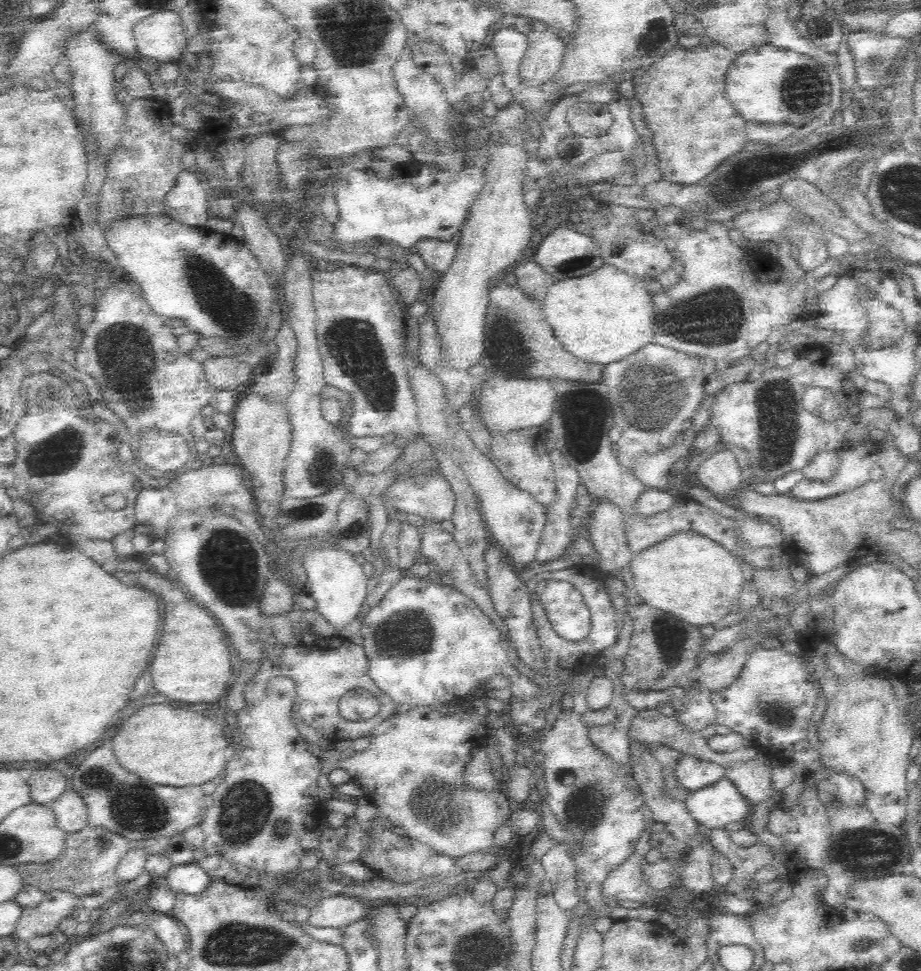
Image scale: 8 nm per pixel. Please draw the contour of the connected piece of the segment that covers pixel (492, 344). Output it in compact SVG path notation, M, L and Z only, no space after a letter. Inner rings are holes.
M498 278L492 283L488 294L485 316L485 349L480 364L486 367L490 376L503 378L558 378L564 380L602 381L602 365L590 364L570 356L562 350L552 327L540 314L540 302L530 297L518 287Z

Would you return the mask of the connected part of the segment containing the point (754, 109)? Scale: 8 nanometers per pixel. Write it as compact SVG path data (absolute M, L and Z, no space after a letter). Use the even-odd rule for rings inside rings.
M764 44L738 56L726 74L726 96L745 121L778 124L788 122L796 126L808 124L828 110L831 104L829 72L820 62L808 55L774 48Z

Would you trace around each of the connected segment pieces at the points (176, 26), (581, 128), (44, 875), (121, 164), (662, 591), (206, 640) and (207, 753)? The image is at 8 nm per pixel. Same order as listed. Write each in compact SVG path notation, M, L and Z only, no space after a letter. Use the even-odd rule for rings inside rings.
M161 10L138 21L132 30L137 54L159 62L181 60L186 53L187 38L177 12Z
M575 102L568 108L566 121L572 132L582 140L607 136L613 123L609 106L592 102Z
M87 824L78 832L66 834L64 842L62 853L50 862L16 865L23 882L35 886L45 893L51 890L61 890L76 894L81 899L93 892L101 893L110 886L122 884L116 875L116 866L133 846L132 842L124 836Z
M124 97L126 122L122 125L122 136L118 148L114 150L114 158L108 160L106 182L102 185L97 204L100 210L98 221L104 230L111 226L116 216L164 213L168 190L174 186L178 175L186 170L182 157L188 147L172 138L168 122L158 119L154 100L150 99Z
M680 530L680 532L670 534L670 538L634 555L629 564L629 570L633 575L633 591L636 600L668 612L678 617L680 621L700 628L713 625L731 614L732 606L737 604L741 592L748 586L742 573L741 563L742 561L736 555L711 538L693 530Z
M146 568L140 570L144 570L138 574L140 586L158 596L162 618L166 618L162 638L158 638L154 660L150 664L154 688L170 700L188 704L216 702L226 692L230 676L234 676L230 664L232 648L226 634L204 607L195 601L190 602L190 598L182 598L184 590L176 588L177 582L170 582L160 574L146 572Z
M152 704L130 716L112 738L118 762L132 774L164 786L198 786L216 778L224 766L224 750L230 746L224 728L190 708Z

